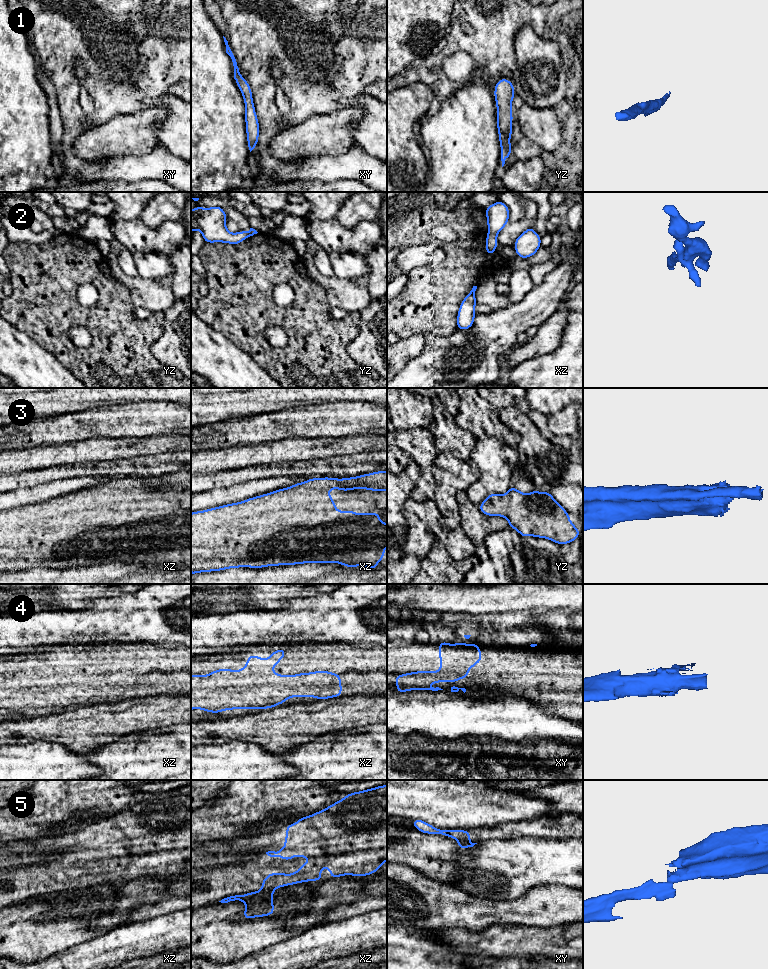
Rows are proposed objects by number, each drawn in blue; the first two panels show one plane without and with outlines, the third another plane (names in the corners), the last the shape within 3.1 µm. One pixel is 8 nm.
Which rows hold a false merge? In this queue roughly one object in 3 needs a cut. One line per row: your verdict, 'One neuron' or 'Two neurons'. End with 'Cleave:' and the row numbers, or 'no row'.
1: One neuron
2: One neuron
3: One neuron
4: One neuron
5: Two neurons
Cleave: 5

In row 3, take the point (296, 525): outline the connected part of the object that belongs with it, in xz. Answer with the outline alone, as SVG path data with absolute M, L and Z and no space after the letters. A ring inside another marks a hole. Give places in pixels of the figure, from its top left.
M387 470L343 479L311 478L288 488L241 502L191 513L191 573L195 575L229 568L258 569L312 562L339 563L348 568L363 565L366 569L376 570L377 564L384 558L384 548L387 547L387 523L380 522L380 512L359 515L356 511L337 511L335 501L328 492L329 489L387 491Z

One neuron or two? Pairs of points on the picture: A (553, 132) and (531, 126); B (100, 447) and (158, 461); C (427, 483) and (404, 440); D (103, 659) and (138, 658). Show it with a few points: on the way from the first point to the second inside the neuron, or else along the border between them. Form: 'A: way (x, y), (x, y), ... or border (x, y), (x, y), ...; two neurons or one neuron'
A: way (548, 132), (542, 126), (536, 126); one neuron
B: border (160, 453), (142, 454), (116, 458), (114, 460); two neurons
C: way (425, 472), (425, 461), (415, 451); one neuron
D: way (112, 658), (129, 658); one neuron

